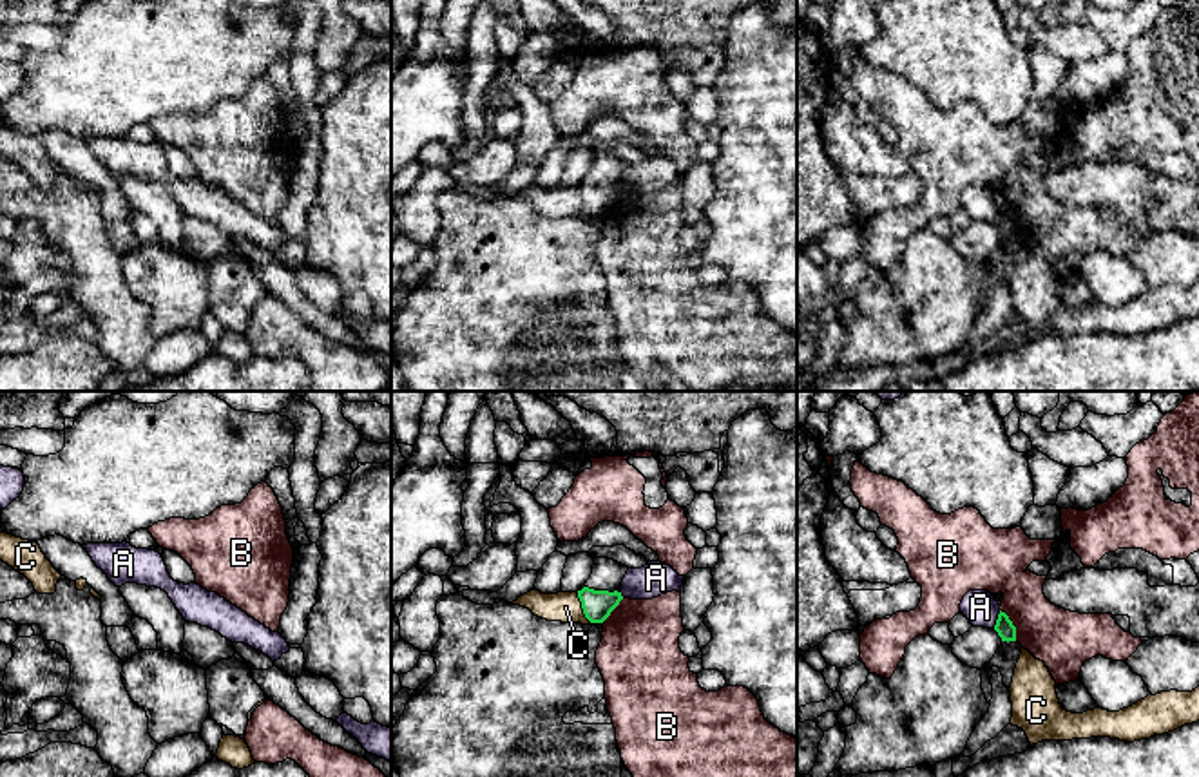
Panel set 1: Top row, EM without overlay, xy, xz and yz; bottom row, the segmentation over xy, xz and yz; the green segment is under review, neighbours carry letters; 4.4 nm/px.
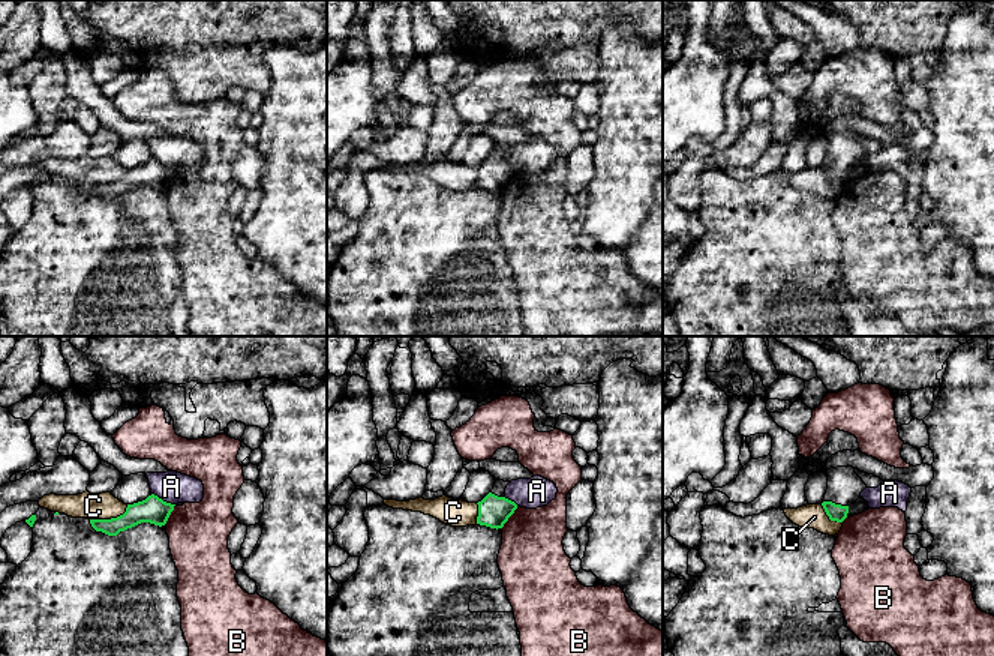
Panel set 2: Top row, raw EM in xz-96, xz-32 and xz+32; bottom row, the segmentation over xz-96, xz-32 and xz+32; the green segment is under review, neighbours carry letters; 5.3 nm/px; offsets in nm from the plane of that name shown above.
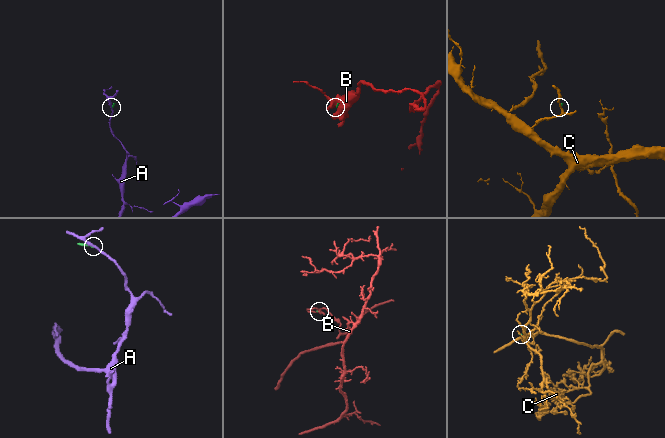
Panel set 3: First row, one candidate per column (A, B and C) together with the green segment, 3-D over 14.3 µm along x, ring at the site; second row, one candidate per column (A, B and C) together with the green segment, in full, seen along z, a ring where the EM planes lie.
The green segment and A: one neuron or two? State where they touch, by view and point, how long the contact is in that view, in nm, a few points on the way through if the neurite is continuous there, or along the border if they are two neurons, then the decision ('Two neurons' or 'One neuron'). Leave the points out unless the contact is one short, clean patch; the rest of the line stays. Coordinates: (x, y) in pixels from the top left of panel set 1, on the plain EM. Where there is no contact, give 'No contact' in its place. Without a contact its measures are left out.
Touches green at yz (997, 214). Shared border 90 nm. Boundary: yz (1000, 205), (993, 221). Two neurons

